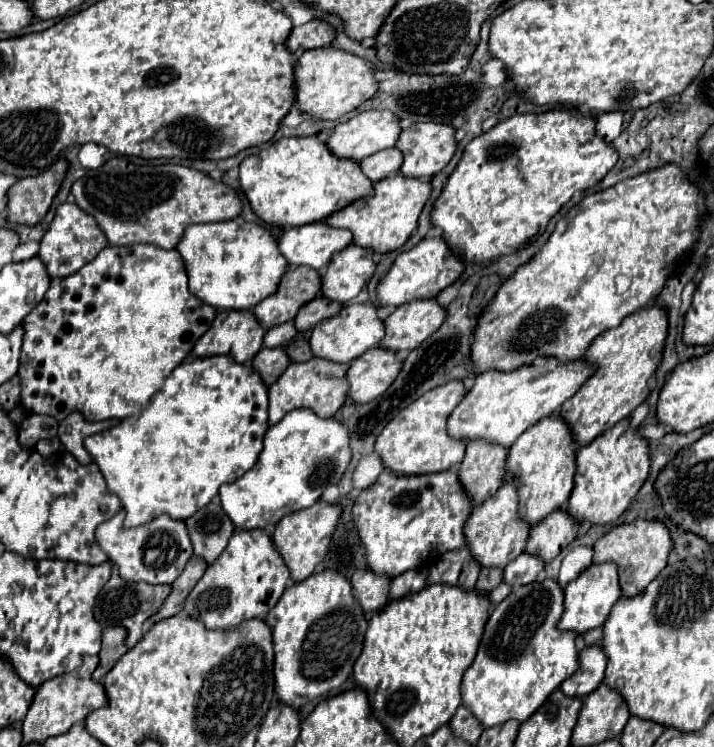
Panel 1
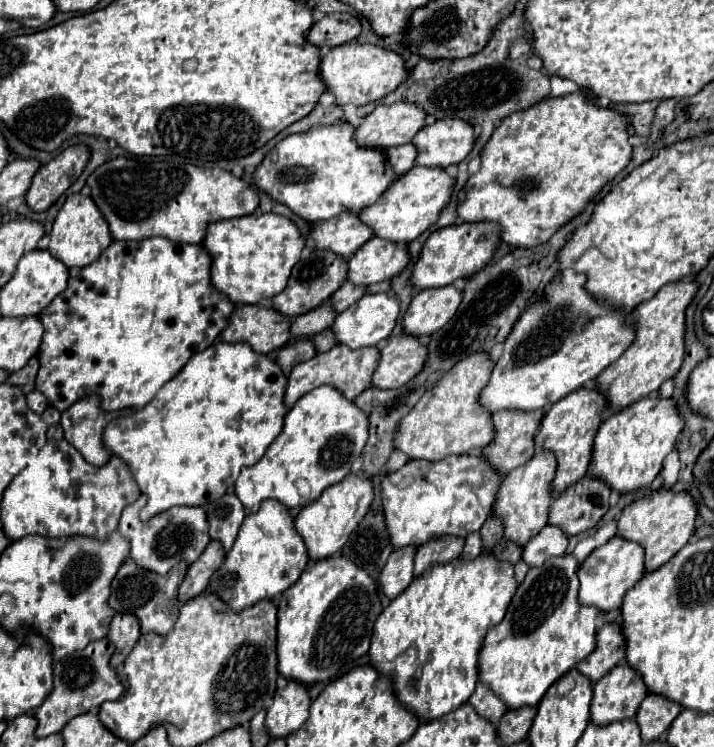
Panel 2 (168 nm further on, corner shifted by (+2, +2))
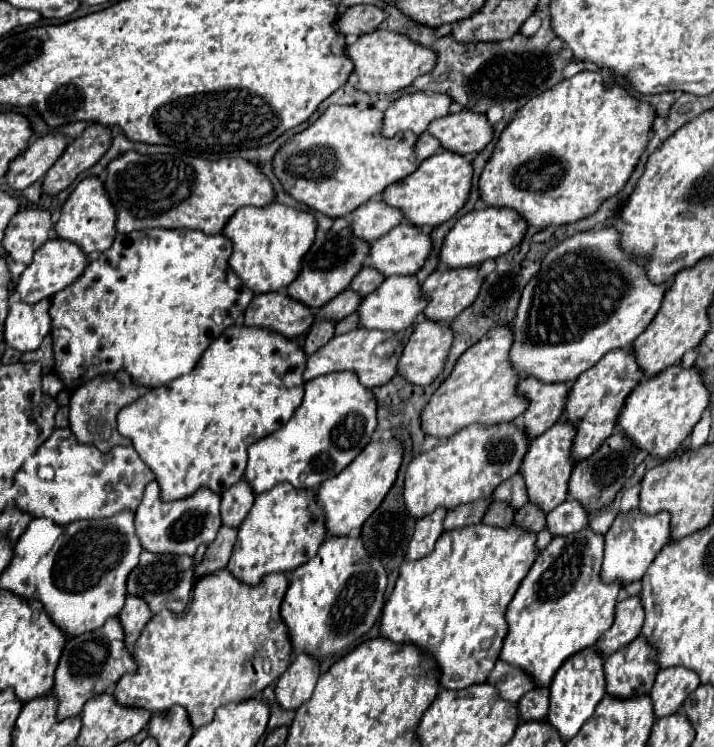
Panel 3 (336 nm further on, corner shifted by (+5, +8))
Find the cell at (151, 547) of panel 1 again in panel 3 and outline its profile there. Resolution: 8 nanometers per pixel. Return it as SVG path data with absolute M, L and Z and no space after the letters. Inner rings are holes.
M157 481L149 483L145 497L135 511L135 527L143 547L151 553L187 553L195 555L201 543L211 543L221 527L219 515L221 495L209 489L197 489L193 495L179 501L161 501L157 495Z

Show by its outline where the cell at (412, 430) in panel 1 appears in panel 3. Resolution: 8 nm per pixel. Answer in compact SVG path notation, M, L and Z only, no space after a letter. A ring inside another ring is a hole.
M497 327L497 331L489 331L489 335L481 339L481 343L475 343L473 347L469 347L469 351L465 351L465 355L461 355L453 373L433 393L431 401L423 409L421 421L427 435L447 439L467 425L495 425L503 421L513 421L525 411L529 399L521 399L521 395L517 395L517 383L521 381L521 377L517 375L517 371L513 371L513 365L509 363L511 345L511 327Z

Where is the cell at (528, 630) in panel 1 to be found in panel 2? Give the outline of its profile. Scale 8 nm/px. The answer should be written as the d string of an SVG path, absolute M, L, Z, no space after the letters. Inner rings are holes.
M562 555L546 561L542 567L530 569L518 585L502 623L492 627L482 643L478 653L478 683L496 693L508 711L536 707L548 687L596 647L596 619L600 613L576 601L578 567L572 555Z

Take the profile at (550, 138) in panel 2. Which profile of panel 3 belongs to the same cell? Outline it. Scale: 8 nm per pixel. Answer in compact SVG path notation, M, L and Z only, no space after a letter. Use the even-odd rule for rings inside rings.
M581 71L563 79L557 87L537 95L513 115L479 179L481 199L493 207L511 207L519 211L535 229L565 225L589 217L605 199L623 191L647 149L655 117L657 113L649 103L631 97L619 85L607 85L601 71Z

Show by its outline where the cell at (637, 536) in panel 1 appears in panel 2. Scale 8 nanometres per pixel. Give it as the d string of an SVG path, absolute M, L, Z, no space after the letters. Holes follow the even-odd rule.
M654 491L644 499L630 503L616 521L616 537L624 537L624 541L636 541L644 549L644 573L652 573L660 565L668 563L692 537L696 521L696 505L686 493L672 493L672 491Z

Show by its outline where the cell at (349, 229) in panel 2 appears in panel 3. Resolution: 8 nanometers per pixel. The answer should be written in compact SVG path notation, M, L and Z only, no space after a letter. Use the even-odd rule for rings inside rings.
M371 199L369 203L353 211L353 223L349 227L353 229L355 237L361 237L371 243L381 235L387 235L403 219L405 215L397 207L391 207L381 199Z

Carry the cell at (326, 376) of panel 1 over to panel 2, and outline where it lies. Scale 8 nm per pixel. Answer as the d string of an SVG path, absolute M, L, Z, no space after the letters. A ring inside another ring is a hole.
M334 345L330 351L318 353L316 357L308 359L292 369L292 373L288 375L284 405L286 405L286 409L290 409L302 395L306 395L308 391L312 391L320 385L330 385L330 387L338 389L348 401L352 401L358 393L362 393L364 389L370 387L370 377L376 369L376 363L378 363L378 349L376 347L348 349L344 345Z

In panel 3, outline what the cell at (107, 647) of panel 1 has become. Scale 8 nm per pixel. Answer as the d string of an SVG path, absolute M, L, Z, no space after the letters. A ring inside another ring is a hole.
M129 595L125 601L125 607L119 613L121 625L125 629L125 645L129 651L133 651L137 637L141 635L143 627L149 623L153 613L149 611L149 605L143 599L137 599L135 595Z

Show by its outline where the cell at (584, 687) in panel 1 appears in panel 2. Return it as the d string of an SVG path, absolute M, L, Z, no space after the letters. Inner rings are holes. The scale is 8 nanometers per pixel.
M618 621L606 623L596 633L596 649L576 667L592 683L624 661L624 637Z

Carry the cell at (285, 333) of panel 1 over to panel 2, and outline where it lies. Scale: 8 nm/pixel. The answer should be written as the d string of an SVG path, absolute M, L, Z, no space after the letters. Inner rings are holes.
M322 303L314 311L308 311L306 315L292 319L290 337L312 337L312 335L324 331L326 327L330 327L334 317L336 317L336 313L330 311L330 303L328 305Z

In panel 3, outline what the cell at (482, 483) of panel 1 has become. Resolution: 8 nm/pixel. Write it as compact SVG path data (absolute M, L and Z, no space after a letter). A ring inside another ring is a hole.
M523 379L519 393L529 397L531 403L523 413L523 427L529 437L545 433L565 411L565 397L569 393L567 383L541 383L535 379Z

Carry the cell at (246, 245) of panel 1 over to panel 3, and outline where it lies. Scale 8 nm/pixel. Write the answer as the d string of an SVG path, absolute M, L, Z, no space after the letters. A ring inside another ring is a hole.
M281 203L265 207L241 207L225 225L223 235L233 241L231 269L255 293L283 291L301 271L301 259L313 245L317 231L315 215L309 211L293 209Z

